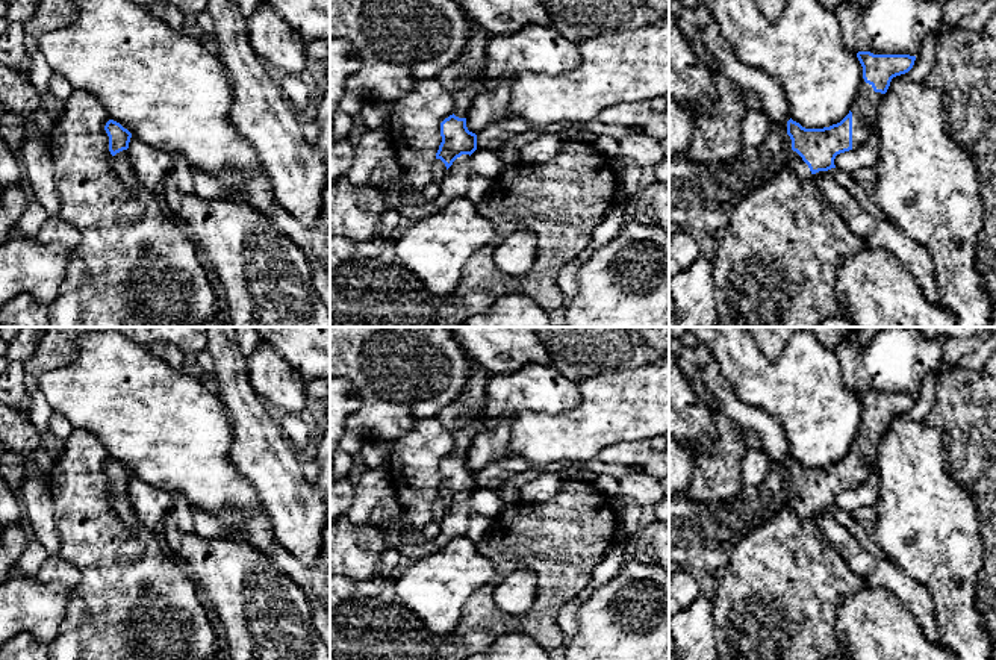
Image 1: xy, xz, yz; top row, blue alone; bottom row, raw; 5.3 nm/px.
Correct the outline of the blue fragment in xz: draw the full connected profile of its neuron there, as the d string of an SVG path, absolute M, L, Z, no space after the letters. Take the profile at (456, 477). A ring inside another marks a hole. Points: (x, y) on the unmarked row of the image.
M469 359L469 377L460 395L444 407L437 419L453 434L456 450L440 462L442 481L436 492L447 509L462 493L472 493L477 489L477 474L466 466L466 456L472 439L484 431L481 422L486 403L486 386L490 374Z

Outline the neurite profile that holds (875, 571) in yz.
M819 510L814 518L820 530L820 540L840 554L849 571L864 586L882 587L893 593L914 616L926 639L940 643L929 592L889 559L864 548L848 528L836 521L831 512Z

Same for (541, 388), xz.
M530 363L513 372L490 374L483 413L492 419L513 418L524 410L556 415L575 409L580 401L578 383L551 365Z

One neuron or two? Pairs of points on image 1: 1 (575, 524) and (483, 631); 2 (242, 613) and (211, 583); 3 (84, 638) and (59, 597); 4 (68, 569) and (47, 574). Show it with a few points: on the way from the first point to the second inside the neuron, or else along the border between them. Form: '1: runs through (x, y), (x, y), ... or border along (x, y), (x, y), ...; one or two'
1: runs through (562, 559), (550, 600), (526, 624), (518, 624); one
2: runs through (235, 606), (218, 589); one
3: border along (73, 589), (65, 615), (50, 639); two
4: runs through (64, 571), (52, 571); one

